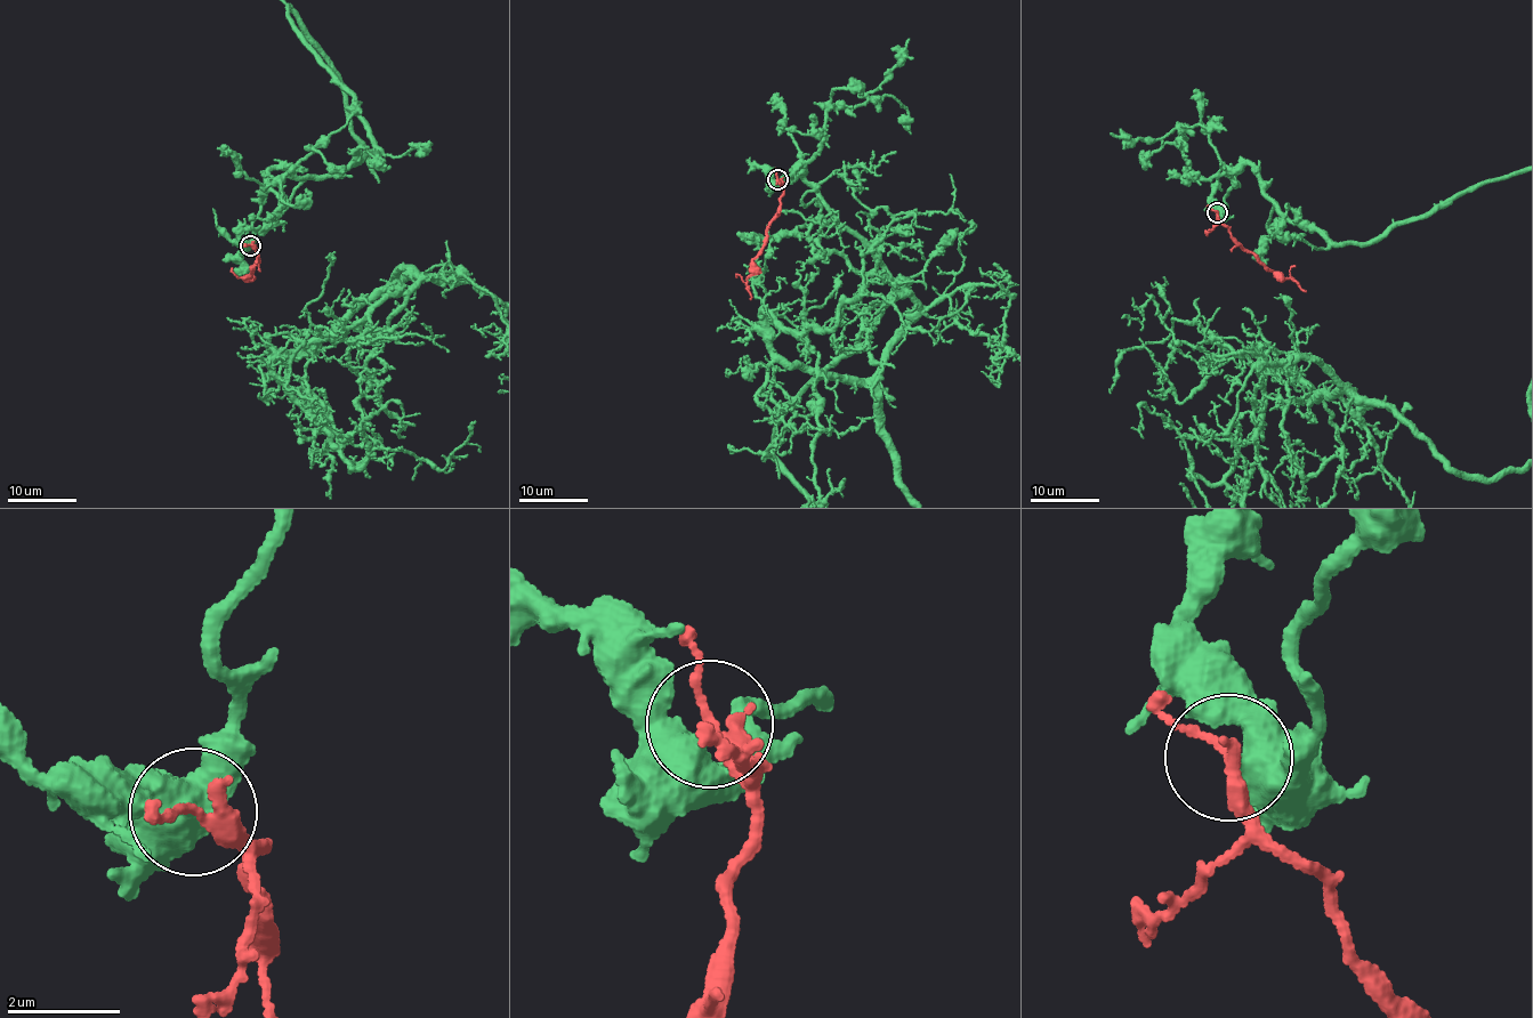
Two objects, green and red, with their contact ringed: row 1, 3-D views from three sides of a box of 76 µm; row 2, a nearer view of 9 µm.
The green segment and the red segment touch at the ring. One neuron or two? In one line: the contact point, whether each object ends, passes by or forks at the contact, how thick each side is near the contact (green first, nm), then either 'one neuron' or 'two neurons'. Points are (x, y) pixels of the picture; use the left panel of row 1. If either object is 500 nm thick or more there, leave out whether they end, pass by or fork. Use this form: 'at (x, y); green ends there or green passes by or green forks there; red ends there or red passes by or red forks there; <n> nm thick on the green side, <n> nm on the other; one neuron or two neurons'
at (250, 245); 550 nm thick on the green side, 260 nm on the other; two neurons

